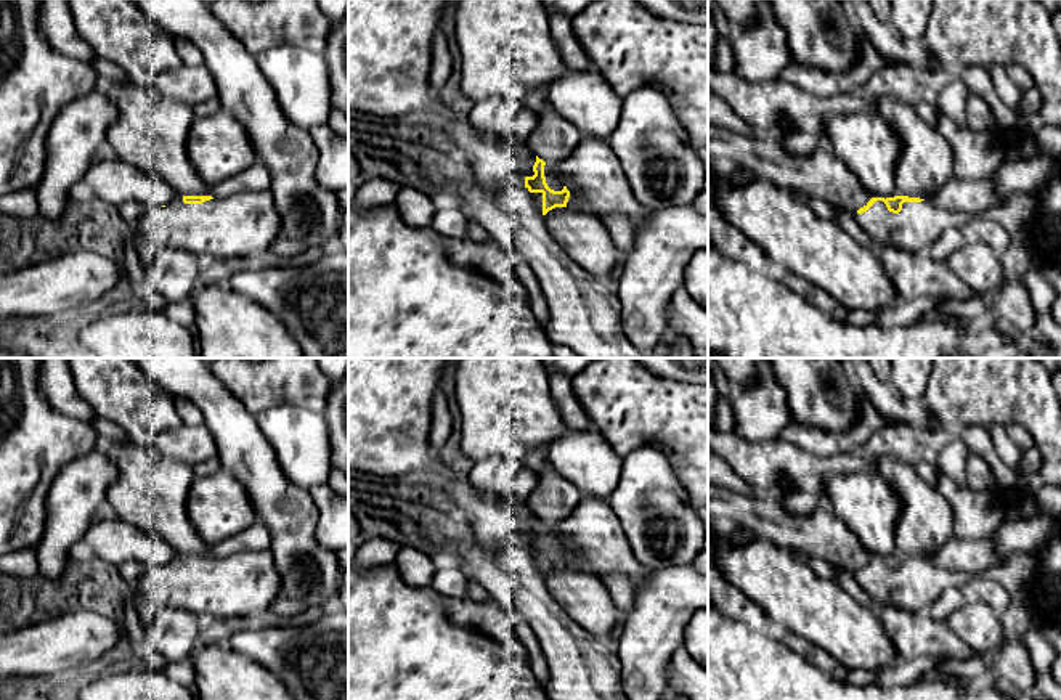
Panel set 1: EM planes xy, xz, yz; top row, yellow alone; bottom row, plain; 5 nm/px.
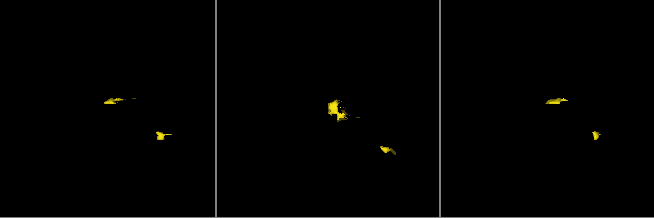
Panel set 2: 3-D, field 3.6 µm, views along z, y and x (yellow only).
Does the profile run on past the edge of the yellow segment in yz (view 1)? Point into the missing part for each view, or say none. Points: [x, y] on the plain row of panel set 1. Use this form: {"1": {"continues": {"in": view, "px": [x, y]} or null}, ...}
{"1": {"continues": {"in": "yz", "px": [917, 586]}}}

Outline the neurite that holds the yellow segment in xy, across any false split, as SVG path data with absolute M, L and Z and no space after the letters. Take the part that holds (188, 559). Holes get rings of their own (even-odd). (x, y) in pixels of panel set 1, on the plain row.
M270 549L223 559L177 556L165 567L148 568L136 592L157 607L226 620L270 610L279 597L279 575Z

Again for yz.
M909 556L872 557L854 576L876 607L897 607L912 613L929 610L944 589L958 588L973 578Z

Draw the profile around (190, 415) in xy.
M177 397L175 406L183 424L189 427L199 427L204 424L202 413L191 401L186 401L185 398Z

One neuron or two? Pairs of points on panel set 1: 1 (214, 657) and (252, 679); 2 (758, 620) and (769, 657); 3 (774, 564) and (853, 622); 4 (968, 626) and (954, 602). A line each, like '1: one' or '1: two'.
1: one
2: two
3: one
4: two

